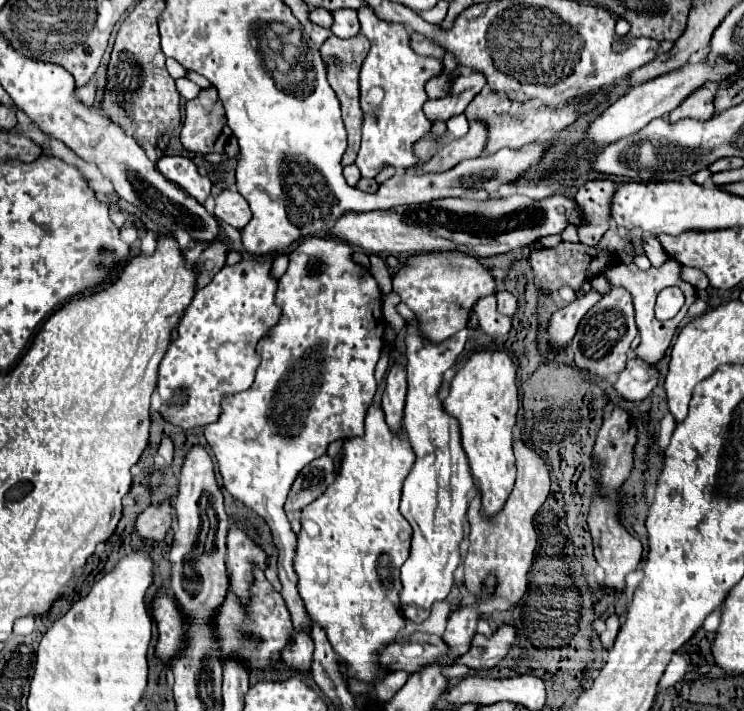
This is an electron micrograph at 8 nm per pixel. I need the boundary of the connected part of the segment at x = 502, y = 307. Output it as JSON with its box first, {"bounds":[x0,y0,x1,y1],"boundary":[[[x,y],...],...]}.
{"bounds":[495,291,517,315],"boundary":[[[497,291],[495,297],[497,297],[497,309],[499,309],[499,313],[503,313],[503,315],[513,315],[515,313],[517,299],[509,291]]]}

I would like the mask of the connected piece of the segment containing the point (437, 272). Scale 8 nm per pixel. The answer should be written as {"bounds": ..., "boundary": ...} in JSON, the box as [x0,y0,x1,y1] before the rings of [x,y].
{"bounds":[393,253,495,343],"boundary":[[[415,253],[393,275],[393,291],[415,313],[419,333],[431,343],[441,343],[467,327],[477,301],[495,293],[495,279],[483,259],[469,253]]]}

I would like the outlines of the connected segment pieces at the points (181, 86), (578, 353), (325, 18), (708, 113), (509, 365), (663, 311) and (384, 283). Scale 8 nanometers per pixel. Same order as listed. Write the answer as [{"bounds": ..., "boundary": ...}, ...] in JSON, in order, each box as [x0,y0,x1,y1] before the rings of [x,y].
[{"bounds":[176,77,201,100],"boundary":[[[186,77],[177,79],[176,86],[180,95],[187,100],[194,99],[201,89],[197,84],[193,83]]]},{"bounds":[571,287,637,379],"boundary":[[[613,287],[607,295],[603,295],[599,303],[595,303],[593,309],[587,311],[587,315],[577,327],[577,333],[571,341],[571,351],[575,353],[575,365],[581,371],[587,371],[603,379],[621,373],[635,335],[637,335],[637,327],[633,317],[631,295],[621,287]]]},{"bounds":[309,9,333,27],"boundary":[[[311,9],[311,13],[309,13],[309,19],[313,21],[313,23],[317,23],[317,25],[321,25],[321,27],[331,27],[331,21],[333,21],[333,17],[331,17],[331,11],[327,11],[327,9]]]},{"bounds":[669,87,715,121],"boundary":[[[703,87],[697,89],[695,93],[691,93],[691,97],[687,97],[687,101],[683,101],[683,105],[675,107],[669,113],[669,121],[681,121],[681,119],[697,119],[697,121],[707,121],[713,117],[713,99],[715,99],[715,91],[711,87]]]},{"bounds":[443,351,519,517],"boundary":[[[479,351],[457,371],[449,395],[443,401],[443,409],[459,421],[461,445],[481,493],[481,513],[485,517],[493,517],[503,509],[515,483],[511,435],[519,409],[517,399],[515,365],[511,357],[505,351]]]},{"bounds":[655,287,683,321],"boundary":[[[665,287],[659,295],[657,295],[655,303],[655,317],[659,321],[665,321],[665,319],[671,319],[679,313],[679,309],[683,307],[683,293],[679,287]]]},{"bounds":[369,253,391,295],"boundary":[[[371,253],[371,255],[369,255],[369,261],[371,261],[369,271],[371,271],[371,275],[375,277],[375,281],[377,281],[379,289],[381,289],[381,293],[383,293],[383,295],[391,293],[391,273],[389,273],[389,269],[387,269],[383,257],[377,255],[377,253]]]}]

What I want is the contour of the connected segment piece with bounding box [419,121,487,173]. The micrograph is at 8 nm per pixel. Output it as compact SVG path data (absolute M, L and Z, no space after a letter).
M471 121L471 129L465 137L453 139L447 145L439 147L437 153L421 165L421 173L441 173L459 165L459 161L475 159L483 153L487 143L487 131L481 121Z

